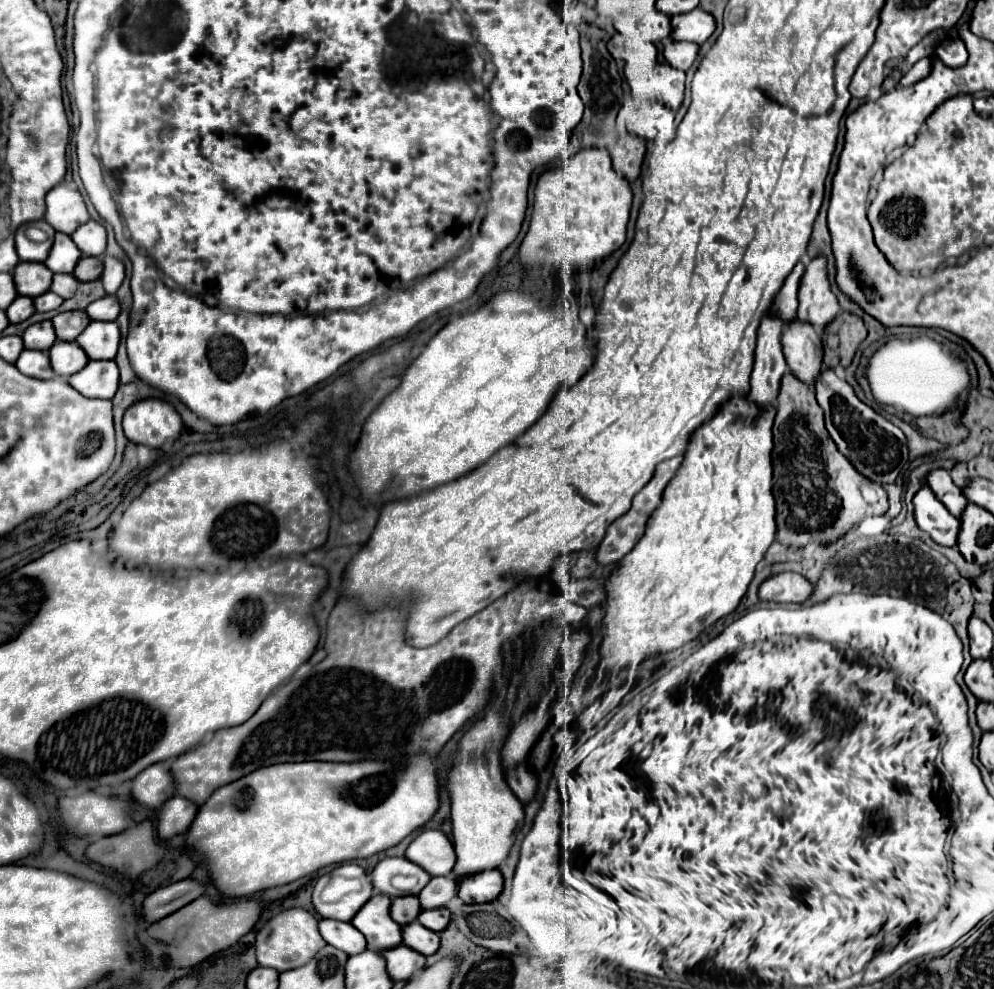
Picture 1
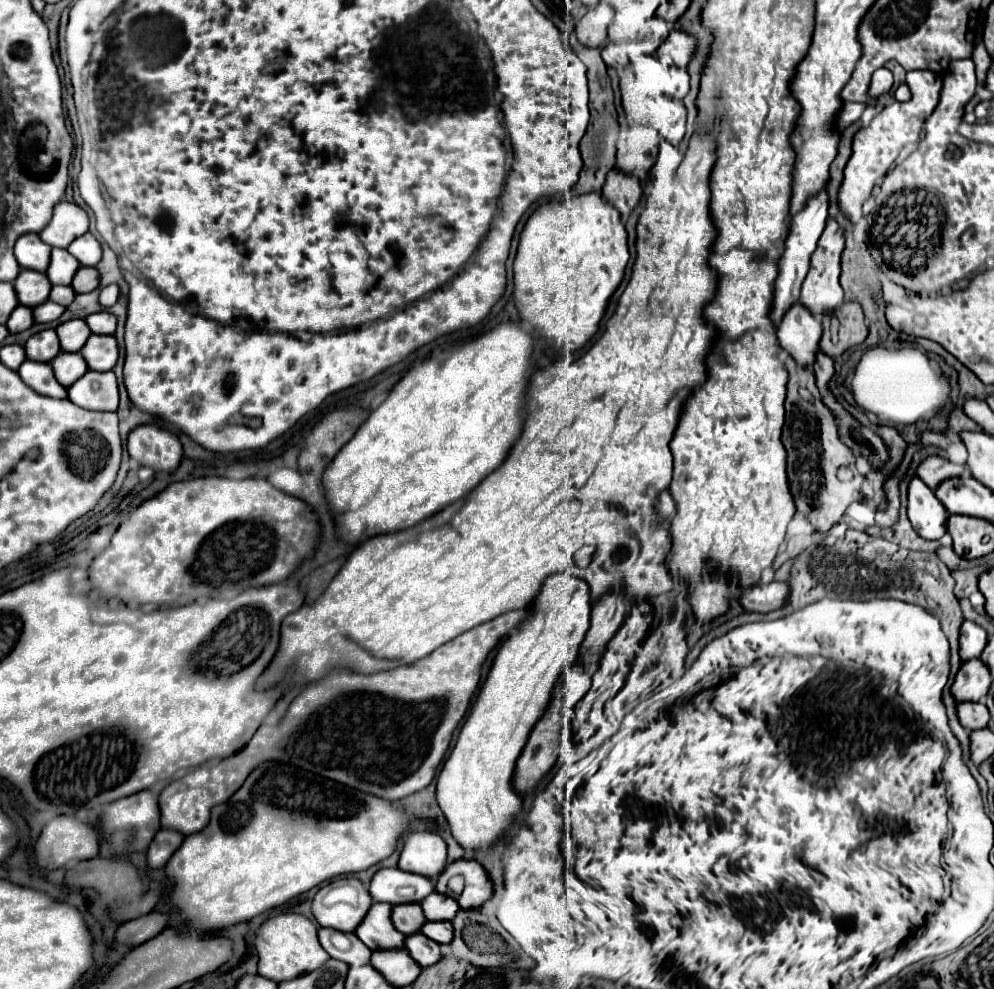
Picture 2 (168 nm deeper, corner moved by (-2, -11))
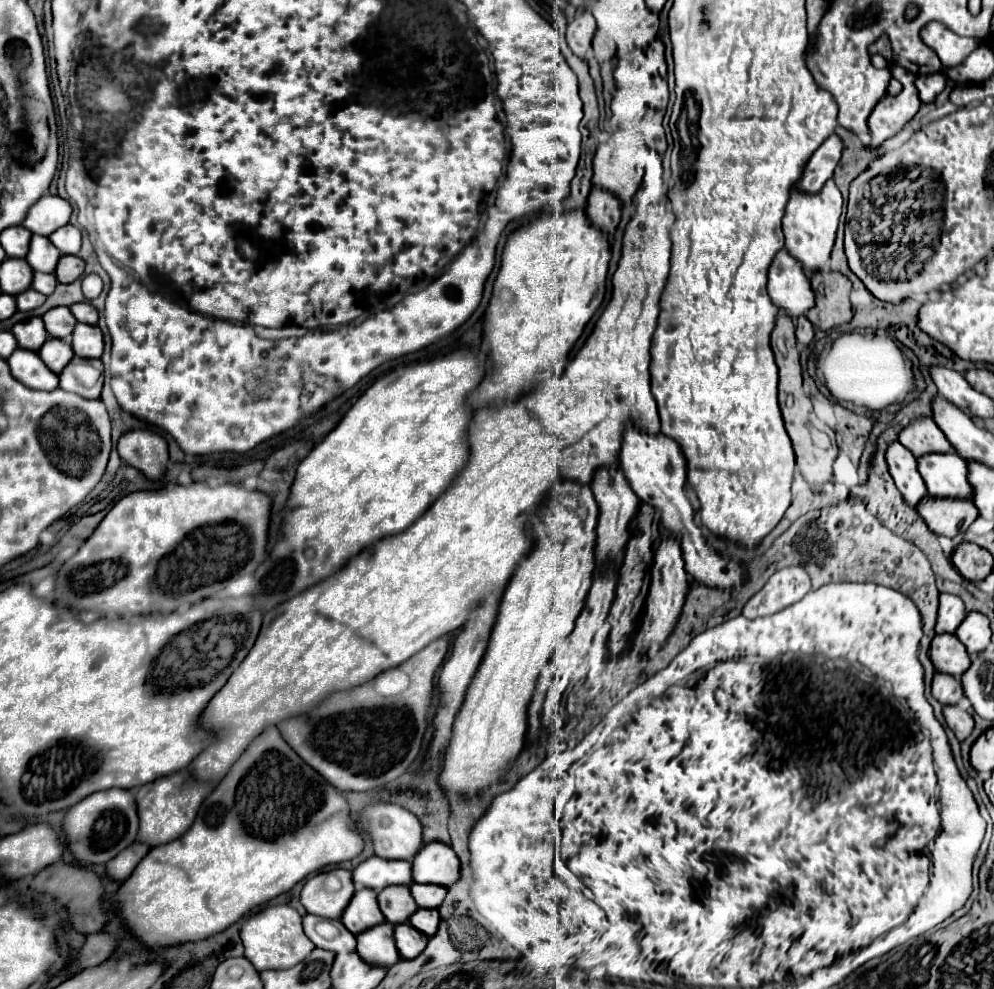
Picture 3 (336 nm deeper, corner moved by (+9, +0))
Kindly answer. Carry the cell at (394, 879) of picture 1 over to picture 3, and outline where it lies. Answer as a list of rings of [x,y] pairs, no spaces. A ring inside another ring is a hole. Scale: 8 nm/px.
[[[370,857],[354,869],[356,889],[374,889],[380,893],[386,885],[412,885],[410,861],[388,861],[382,857]]]

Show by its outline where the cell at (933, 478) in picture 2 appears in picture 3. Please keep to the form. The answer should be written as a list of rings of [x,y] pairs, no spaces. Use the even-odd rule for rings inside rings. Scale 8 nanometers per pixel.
[[[926,417],[922,421],[912,423],[910,427],[902,429],[898,441],[914,453],[914,457],[924,457],[926,453],[950,453],[952,445],[946,441],[946,435],[938,429],[938,425]]]

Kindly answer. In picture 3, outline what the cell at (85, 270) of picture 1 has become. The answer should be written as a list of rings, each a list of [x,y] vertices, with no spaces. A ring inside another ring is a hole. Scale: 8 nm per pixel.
[[[62,255],[54,275],[58,283],[74,283],[84,275],[84,261],[76,255]]]

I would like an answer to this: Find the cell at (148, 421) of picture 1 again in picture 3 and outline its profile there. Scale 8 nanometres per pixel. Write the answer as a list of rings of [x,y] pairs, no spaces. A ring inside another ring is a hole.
[[[150,429],[126,431],[118,441],[118,453],[126,465],[136,467],[150,479],[160,479],[168,463],[168,443]]]

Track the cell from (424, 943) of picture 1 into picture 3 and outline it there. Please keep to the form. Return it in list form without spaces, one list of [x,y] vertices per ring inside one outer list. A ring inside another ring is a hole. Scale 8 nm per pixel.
[[[410,923],[396,925],[394,929],[396,929],[394,933],[396,947],[404,959],[414,959],[426,949],[428,937],[424,933],[418,933],[418,929],[414,929]]]

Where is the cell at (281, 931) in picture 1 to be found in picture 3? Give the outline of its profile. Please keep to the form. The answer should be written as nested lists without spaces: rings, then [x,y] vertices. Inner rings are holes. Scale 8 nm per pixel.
[[[270,905],[254,913],[244,921],[240,937],[246,947],[244,957],[256,967],[256,971],[294,967],[300,961],[304,961],[314,949],[314,943],[306,937],[302,929],[302,917],[290,905]]]

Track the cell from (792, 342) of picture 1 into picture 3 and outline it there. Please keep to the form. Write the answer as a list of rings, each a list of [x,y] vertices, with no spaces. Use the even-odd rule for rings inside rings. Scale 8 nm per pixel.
[[[782,249],[768,271],[768,295],[778,309],[786,309],[790,319],[806,315],[814,307],[814,293],[800,263]]]

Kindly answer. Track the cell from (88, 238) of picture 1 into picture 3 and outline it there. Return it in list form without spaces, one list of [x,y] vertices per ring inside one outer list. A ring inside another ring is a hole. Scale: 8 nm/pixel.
[[[64,225],[50,235],[50,241],[60,249],[62,255],[78,255],[82,247],[82,233],[74,225]]]

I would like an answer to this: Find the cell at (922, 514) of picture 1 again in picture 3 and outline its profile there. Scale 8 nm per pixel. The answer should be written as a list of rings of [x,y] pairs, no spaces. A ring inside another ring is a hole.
[[[894,441],[888,447],[886,461],[888,461],[890,475],[894,479],[894,485],[898,485],[898,491],[902,493],[902,497],[906,497],[906,503],[912,509],[916,509],[918,501],[926,497],[926,485],[916,469],[914,455],[906,447],[902,447],[898,441]]]

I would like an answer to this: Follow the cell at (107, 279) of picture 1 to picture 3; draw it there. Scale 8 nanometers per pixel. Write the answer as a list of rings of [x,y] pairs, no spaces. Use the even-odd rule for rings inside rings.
[[[86,275],[82,279],[82,291],[86,299],[96,299],[102,293],[102,279],[98,275]]]

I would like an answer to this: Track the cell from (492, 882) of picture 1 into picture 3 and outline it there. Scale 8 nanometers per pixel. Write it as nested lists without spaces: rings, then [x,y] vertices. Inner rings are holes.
[[[426,843],[412,861],[412,877],[416,883],[450,887],[460,877],[460,861],[450,845]]]

